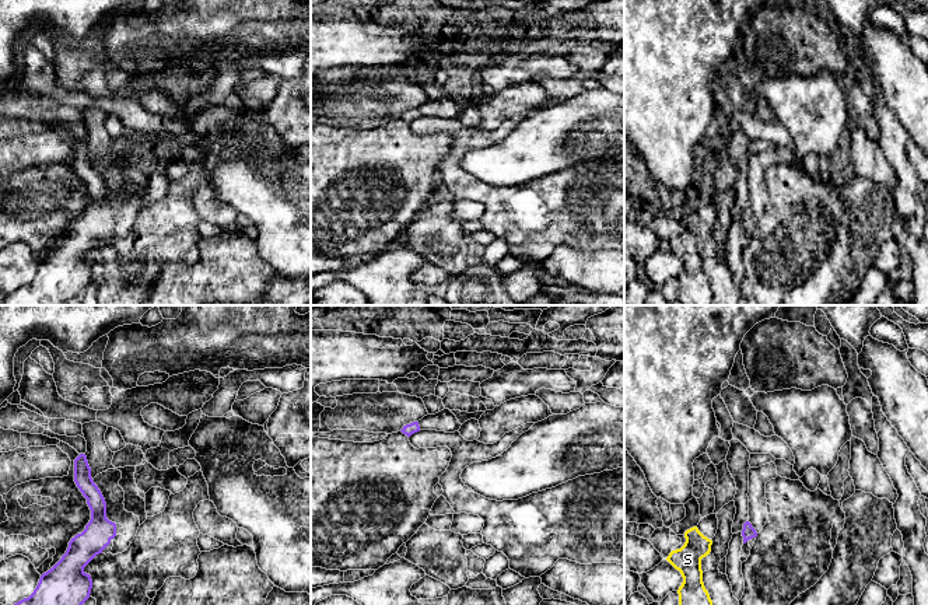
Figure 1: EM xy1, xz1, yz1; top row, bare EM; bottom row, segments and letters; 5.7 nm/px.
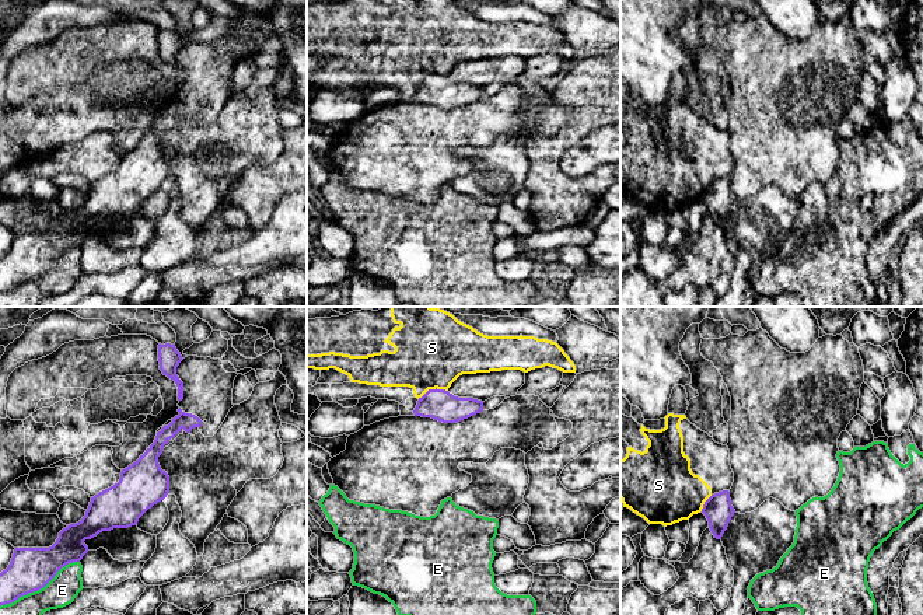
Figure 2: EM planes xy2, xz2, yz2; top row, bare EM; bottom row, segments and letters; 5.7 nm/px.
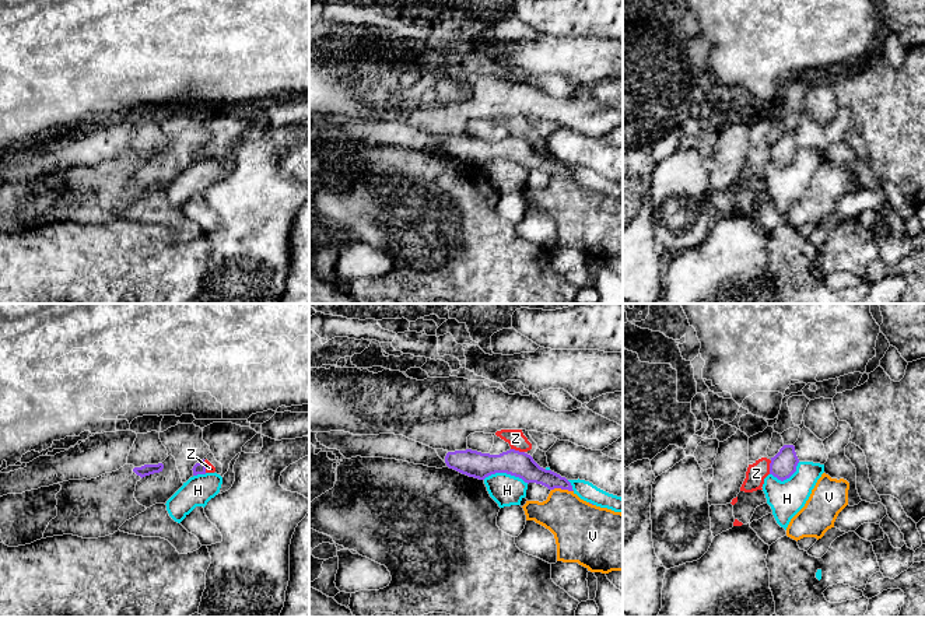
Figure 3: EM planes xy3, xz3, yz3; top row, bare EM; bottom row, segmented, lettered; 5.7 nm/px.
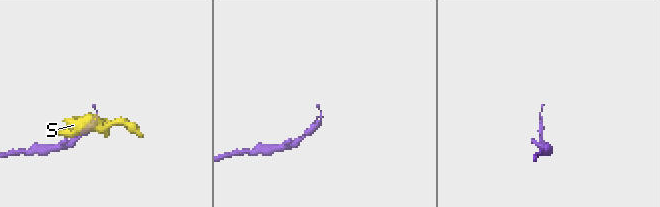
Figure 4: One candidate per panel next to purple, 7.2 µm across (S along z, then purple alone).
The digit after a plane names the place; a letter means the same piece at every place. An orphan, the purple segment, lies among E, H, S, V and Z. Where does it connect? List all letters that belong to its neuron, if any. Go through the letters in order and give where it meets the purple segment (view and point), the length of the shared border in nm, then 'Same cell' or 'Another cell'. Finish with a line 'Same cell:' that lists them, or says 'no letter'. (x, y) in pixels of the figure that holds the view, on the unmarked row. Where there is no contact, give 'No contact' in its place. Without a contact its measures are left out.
E: Touches purple at xy2 (39, 275). Shared border 500 nm. Another cell
H: Touches purple at xz3 (505, 158). Shared border 260 nm. Another cell
S: Touches purple at xz2 (432, 76). Shared border 180 nm. Another cell
V: Touches purple at xz3 (563, 175). Shared border 130 nm. Another cell
Z: Touches purple at xz3 (518, 137). Shared border 80 nm. Another cell
Same cell: no letter

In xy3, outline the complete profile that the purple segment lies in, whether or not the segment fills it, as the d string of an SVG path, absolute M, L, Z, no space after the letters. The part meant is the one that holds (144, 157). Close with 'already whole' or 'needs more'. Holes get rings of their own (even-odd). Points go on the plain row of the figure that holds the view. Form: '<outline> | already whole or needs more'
M162 150L141 154L125 151L97 165L59 169L57 203L49 208L43 225L63 221L98 225L113 221L126 207L147 196L134 185L136 171L162 155Z | needs more

